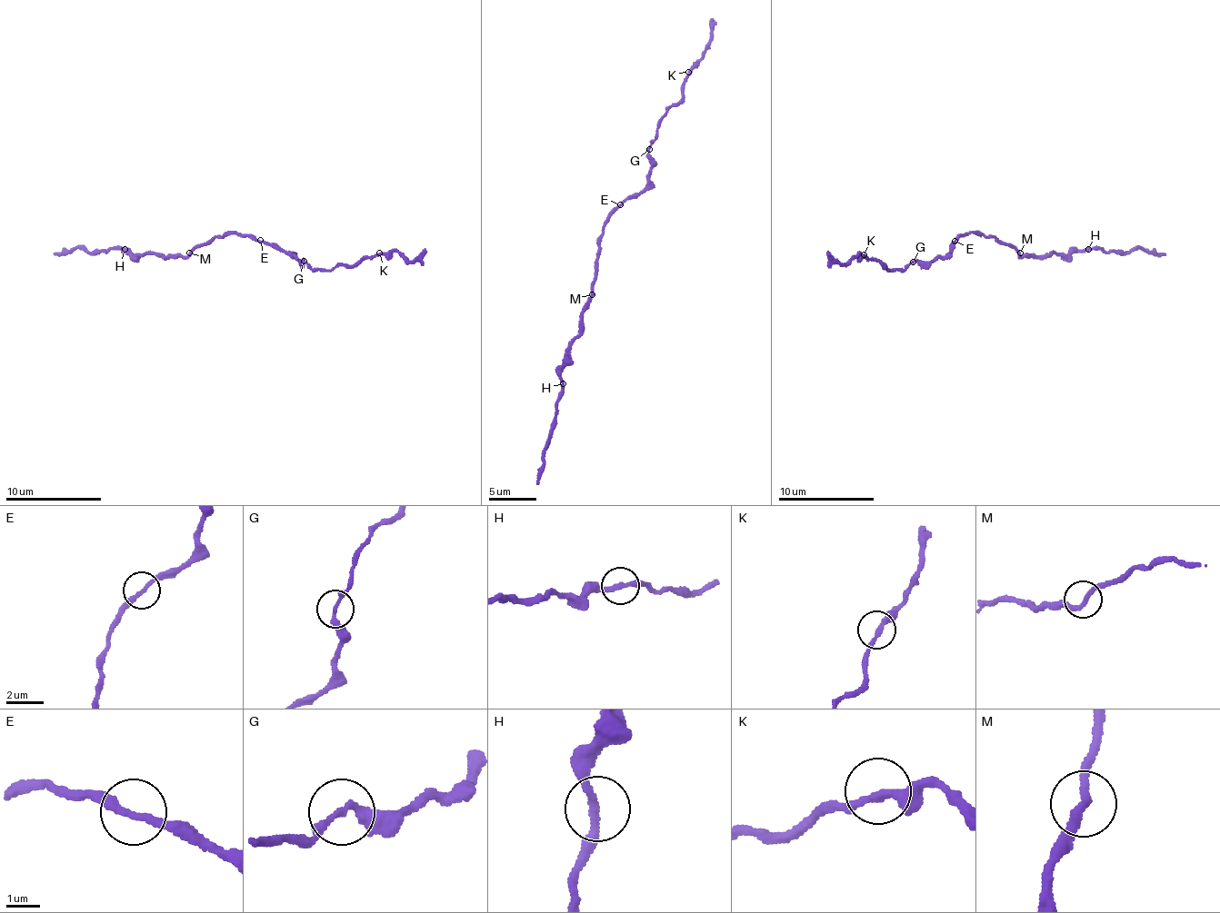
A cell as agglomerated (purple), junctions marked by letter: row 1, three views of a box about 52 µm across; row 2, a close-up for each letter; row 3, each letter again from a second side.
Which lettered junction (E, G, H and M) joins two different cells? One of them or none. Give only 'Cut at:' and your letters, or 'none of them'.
Cut at: none of them

